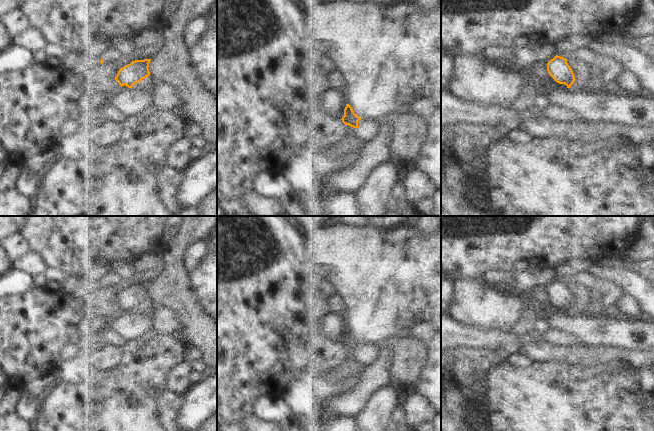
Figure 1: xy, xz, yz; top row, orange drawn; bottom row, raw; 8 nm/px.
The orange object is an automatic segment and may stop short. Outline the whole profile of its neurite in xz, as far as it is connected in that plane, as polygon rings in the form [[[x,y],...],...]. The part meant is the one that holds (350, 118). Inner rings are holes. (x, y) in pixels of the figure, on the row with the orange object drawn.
[[[346,104],[341,120],[346,125],[346,132],[352,140],[361,146],[379,136],[383,124],[383,120],[362,119],[354,113],[349,104]]]

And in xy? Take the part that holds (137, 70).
[[[151,59],[135,60],[119,69],[115,80],[122,89],[136,88],[140,90],[155,90],[160,84],[149,72]]]

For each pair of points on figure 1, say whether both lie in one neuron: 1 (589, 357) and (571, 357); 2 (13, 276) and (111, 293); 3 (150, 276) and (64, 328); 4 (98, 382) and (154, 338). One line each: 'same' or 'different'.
1: same
2: different
3: same
4: same

